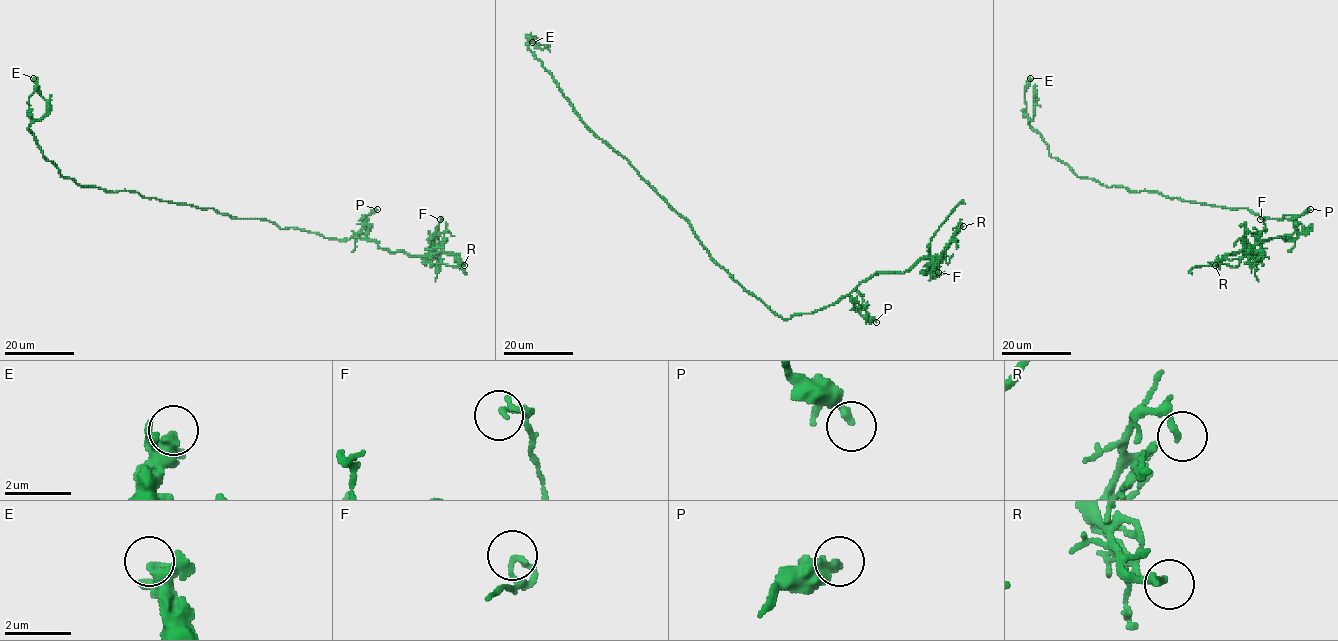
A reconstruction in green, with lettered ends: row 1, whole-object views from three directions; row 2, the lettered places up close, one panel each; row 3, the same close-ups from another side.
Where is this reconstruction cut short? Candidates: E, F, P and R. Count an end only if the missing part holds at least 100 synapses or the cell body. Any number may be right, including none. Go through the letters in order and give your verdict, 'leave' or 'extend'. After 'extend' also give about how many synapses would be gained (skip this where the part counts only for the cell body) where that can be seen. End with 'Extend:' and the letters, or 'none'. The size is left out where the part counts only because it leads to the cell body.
E: leave
F: leave
P: leave
R: leave
Extend: none

